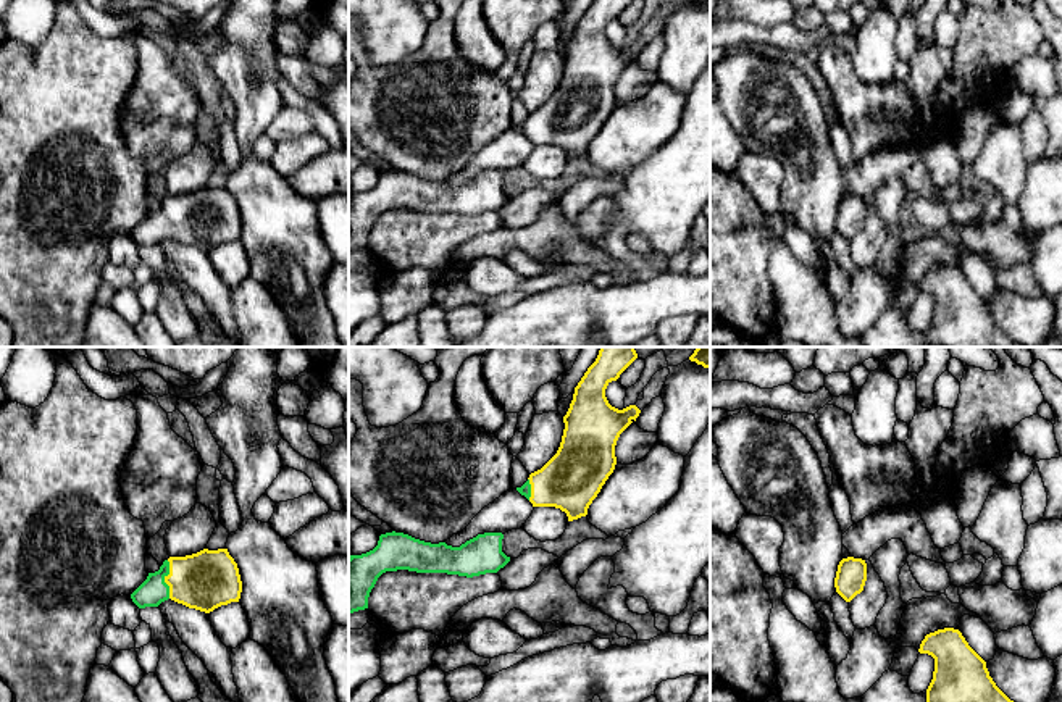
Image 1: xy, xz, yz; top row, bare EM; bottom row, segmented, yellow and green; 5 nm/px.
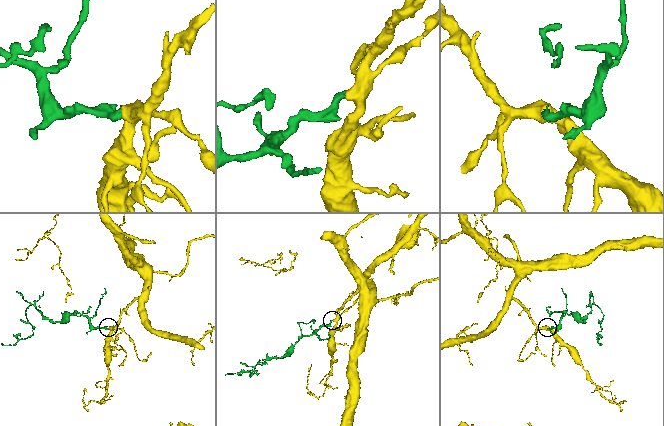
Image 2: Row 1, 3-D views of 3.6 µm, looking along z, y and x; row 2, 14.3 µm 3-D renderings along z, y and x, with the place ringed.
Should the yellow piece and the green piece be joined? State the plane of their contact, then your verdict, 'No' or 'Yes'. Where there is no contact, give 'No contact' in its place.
Touches yellow in xy. Yes

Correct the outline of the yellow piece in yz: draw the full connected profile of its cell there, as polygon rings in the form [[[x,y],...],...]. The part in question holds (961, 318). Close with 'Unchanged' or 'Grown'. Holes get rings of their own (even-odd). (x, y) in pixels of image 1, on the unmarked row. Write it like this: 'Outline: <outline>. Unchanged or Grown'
Outline: [[[944,266],[926,273],[918,290],[934,297],[933,318],[926,328],[928,345],[1025,347],[996,324],[986,300],[959,268]]]. Unchanged

